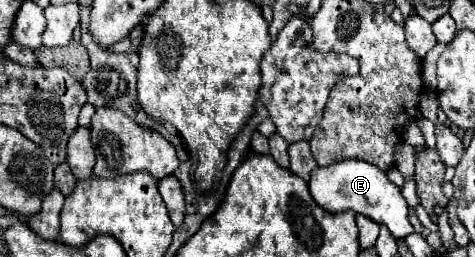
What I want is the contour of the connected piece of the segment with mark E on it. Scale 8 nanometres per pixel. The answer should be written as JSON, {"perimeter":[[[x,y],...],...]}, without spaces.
{"perimeter":[[[348,159],[332,163],[328,167],[318,167],[310,175],[310,193],[314,201],[330,213],[354,211],[364,217],[370,217],[378,225],[386,225],[394,239],[402,239],[414,231],[408,221],[408,205],[400,189],[386,177],[386,173],[376,169],[376,165],[372,163]]]}

